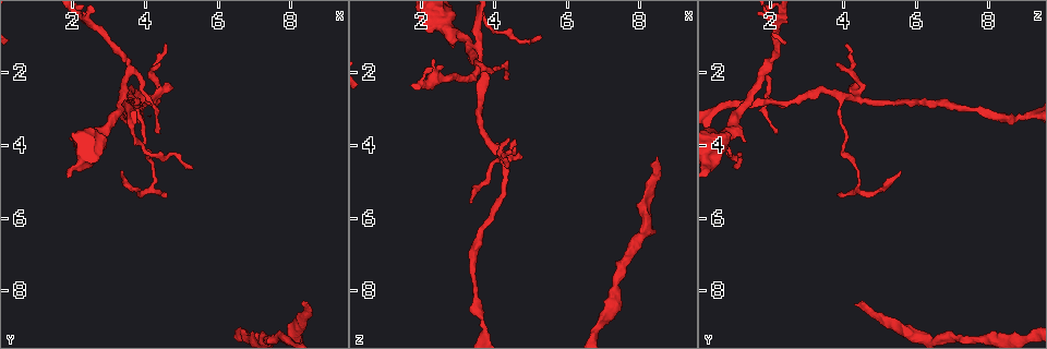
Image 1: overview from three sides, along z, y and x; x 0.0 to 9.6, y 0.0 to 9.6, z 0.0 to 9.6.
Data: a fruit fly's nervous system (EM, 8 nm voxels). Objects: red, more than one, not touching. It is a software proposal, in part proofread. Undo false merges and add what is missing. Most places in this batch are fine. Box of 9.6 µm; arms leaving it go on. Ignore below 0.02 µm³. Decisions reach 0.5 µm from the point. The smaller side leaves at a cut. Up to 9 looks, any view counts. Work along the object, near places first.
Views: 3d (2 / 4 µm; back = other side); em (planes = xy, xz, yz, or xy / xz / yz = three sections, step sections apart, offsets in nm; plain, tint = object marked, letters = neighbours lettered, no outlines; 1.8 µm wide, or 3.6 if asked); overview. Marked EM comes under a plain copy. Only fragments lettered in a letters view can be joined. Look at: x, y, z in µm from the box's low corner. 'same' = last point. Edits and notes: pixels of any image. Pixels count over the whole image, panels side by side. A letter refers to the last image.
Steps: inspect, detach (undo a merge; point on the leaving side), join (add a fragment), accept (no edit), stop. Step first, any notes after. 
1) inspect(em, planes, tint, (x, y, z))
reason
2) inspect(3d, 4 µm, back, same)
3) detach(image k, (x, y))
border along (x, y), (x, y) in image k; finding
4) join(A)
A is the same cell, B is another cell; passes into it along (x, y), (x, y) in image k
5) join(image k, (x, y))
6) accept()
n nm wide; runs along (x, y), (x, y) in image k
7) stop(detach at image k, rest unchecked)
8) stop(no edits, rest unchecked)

inspect(3d, 4 µm, (8.45, 8.40, 4.35))
branch stops here

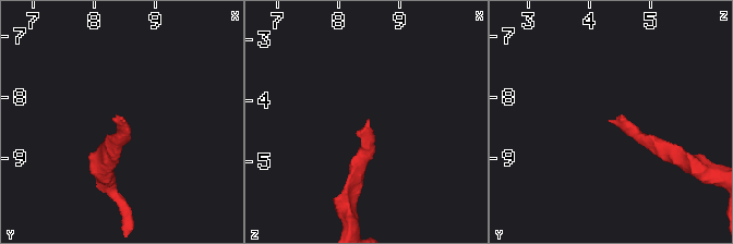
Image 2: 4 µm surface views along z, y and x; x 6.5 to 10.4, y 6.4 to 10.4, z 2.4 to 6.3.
inspect(em, yz, step 4, tint, (8.45, 8.40, 4.35))

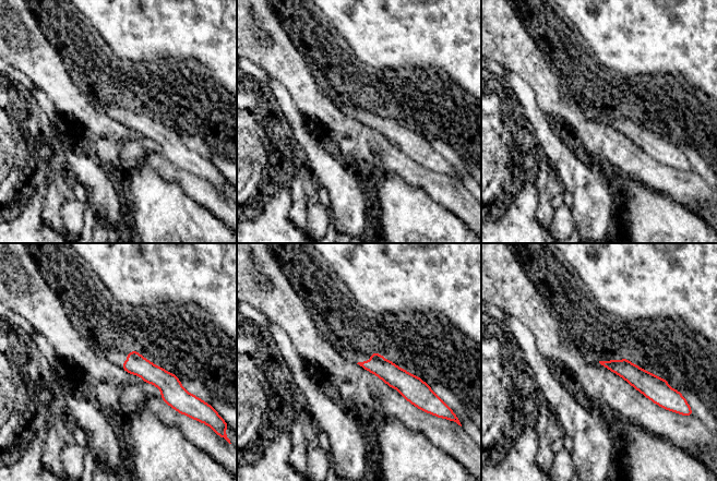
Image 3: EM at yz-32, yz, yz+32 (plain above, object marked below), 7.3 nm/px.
inspect(em, xz, step 8, letters, same)
cut it another way

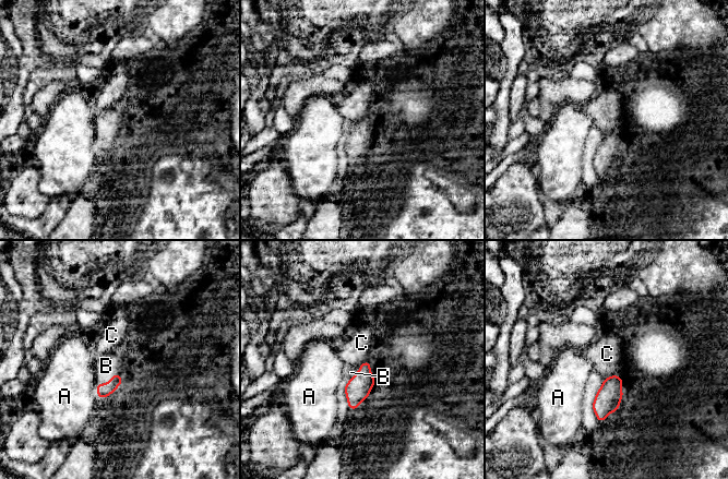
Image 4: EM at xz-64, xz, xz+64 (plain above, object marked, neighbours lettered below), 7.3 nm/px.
join(B)
B is the same cell, A and C are other cells; passes into it along (104, 390), (104, 384), (106, 366) in image 4; the cell continues

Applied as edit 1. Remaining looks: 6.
inspect(em, xz, step 8, letters, (4.75, 2.45, 4.40))
free end

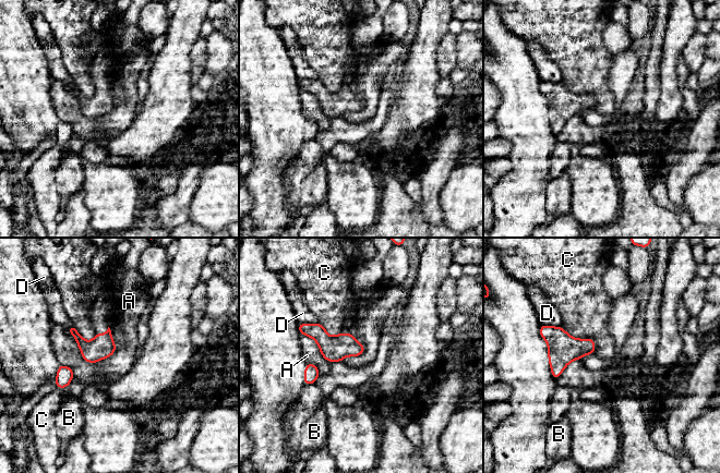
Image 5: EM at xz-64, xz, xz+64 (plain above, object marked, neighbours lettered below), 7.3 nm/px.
inspect(em, planes, letters, same)
another direction

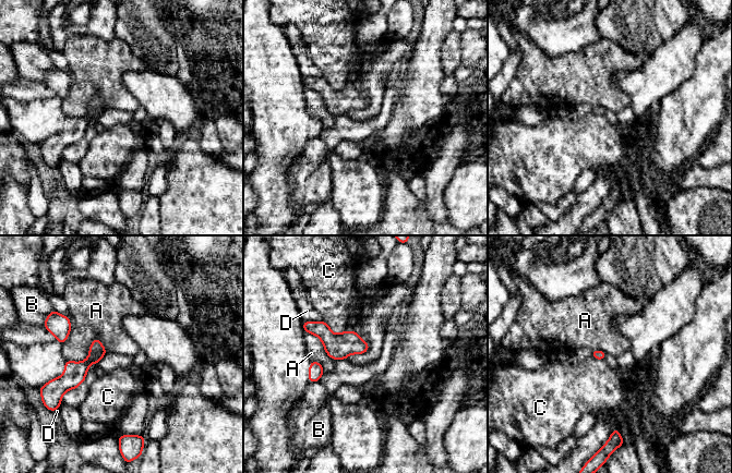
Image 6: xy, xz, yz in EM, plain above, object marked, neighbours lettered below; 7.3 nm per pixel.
accept()
A, B, C and D are other cells; runs along (97, 342), (96, 353), (63, 387) in image 6; none of them fits

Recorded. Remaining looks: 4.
inspect(3d, 2 µm, (3.40, 2.95, 1.25))
abrupt turn

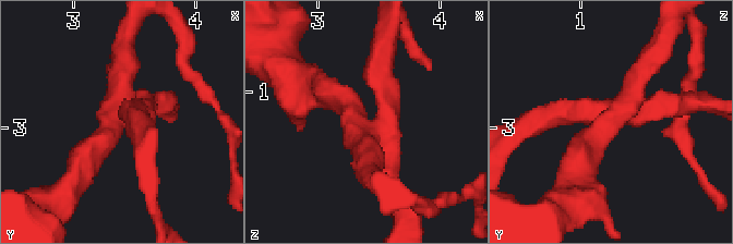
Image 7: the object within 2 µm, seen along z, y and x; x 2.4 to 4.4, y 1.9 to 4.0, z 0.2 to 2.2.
inspect(em, planes, letters, (3.38, 2.92, 1.28))
4 arms

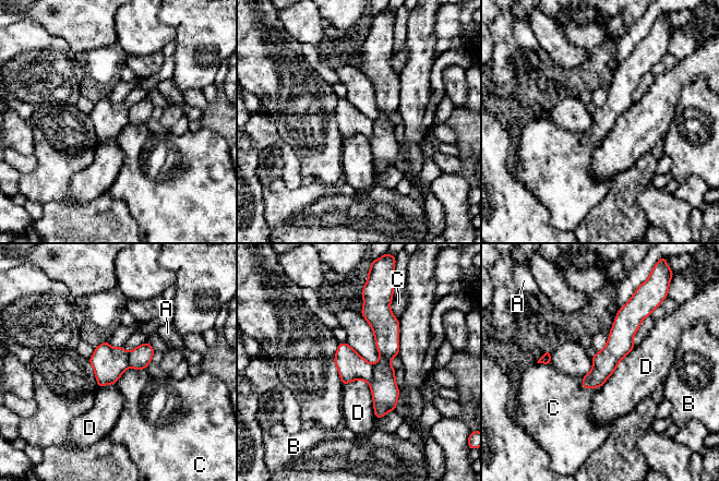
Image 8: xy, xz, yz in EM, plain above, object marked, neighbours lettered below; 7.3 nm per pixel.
detach(image 8, (385, 393))
A, B, C and D are other cells; a second cell is stuck on

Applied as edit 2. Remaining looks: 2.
stop(join at image 4, detach at image 8, rest unchecked)

